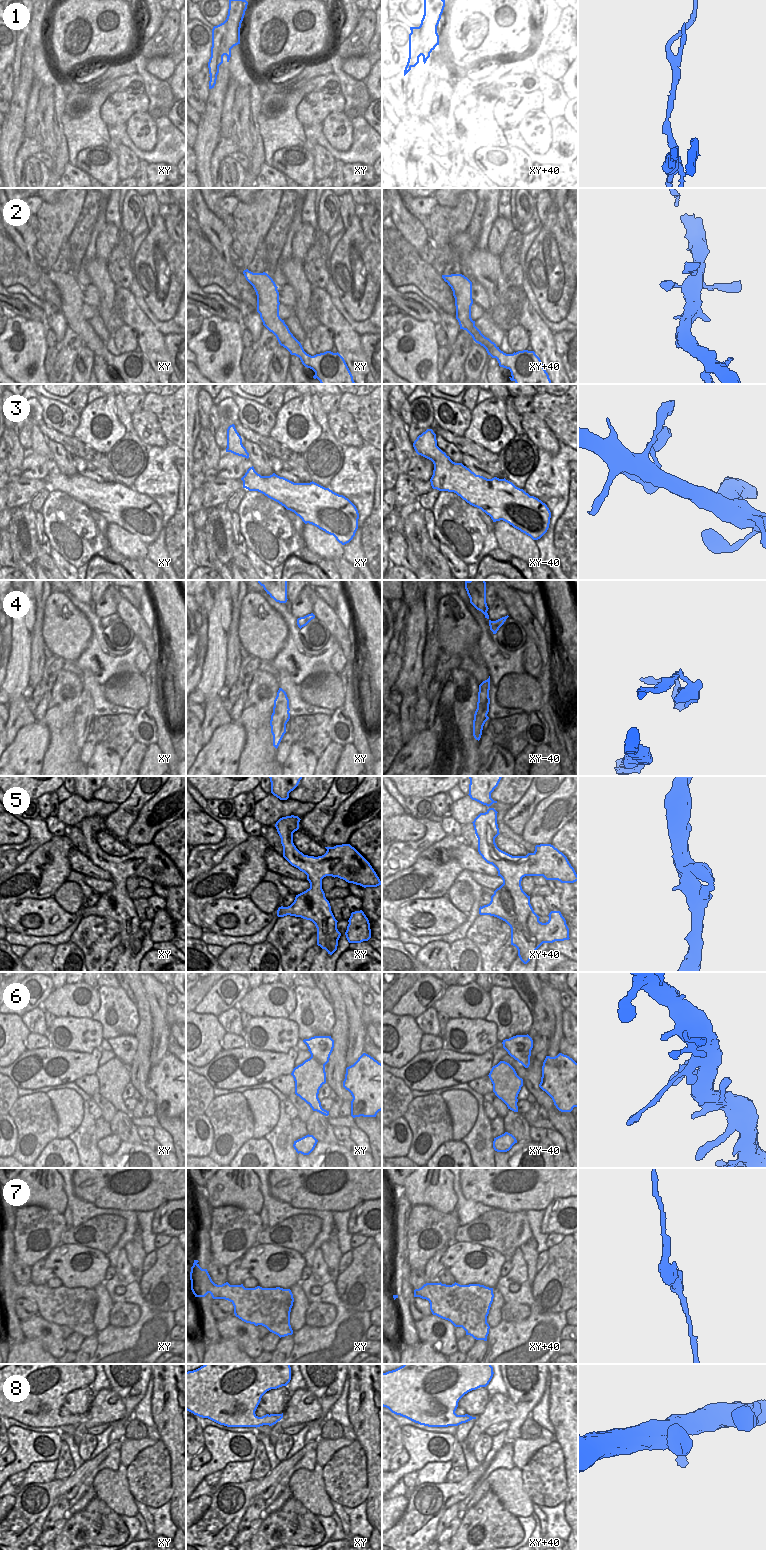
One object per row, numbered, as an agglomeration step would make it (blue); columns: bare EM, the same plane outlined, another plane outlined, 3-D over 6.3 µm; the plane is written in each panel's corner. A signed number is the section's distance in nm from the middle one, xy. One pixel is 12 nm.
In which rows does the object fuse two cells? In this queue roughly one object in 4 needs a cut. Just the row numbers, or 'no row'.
1.

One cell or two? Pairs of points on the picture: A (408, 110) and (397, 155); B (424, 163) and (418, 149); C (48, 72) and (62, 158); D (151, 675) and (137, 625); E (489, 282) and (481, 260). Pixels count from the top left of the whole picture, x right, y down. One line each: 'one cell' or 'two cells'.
A: one cell
B: two cells
C: one cell
D: one cell
E: one cell

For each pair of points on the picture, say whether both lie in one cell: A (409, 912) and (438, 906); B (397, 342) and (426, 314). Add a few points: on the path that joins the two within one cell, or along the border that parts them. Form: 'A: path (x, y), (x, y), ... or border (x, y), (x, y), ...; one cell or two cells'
A: path (416, 909), (431, 908); one cell
B: border (405, 314), (419, 321), (431, 321), (435, 325); two cells

